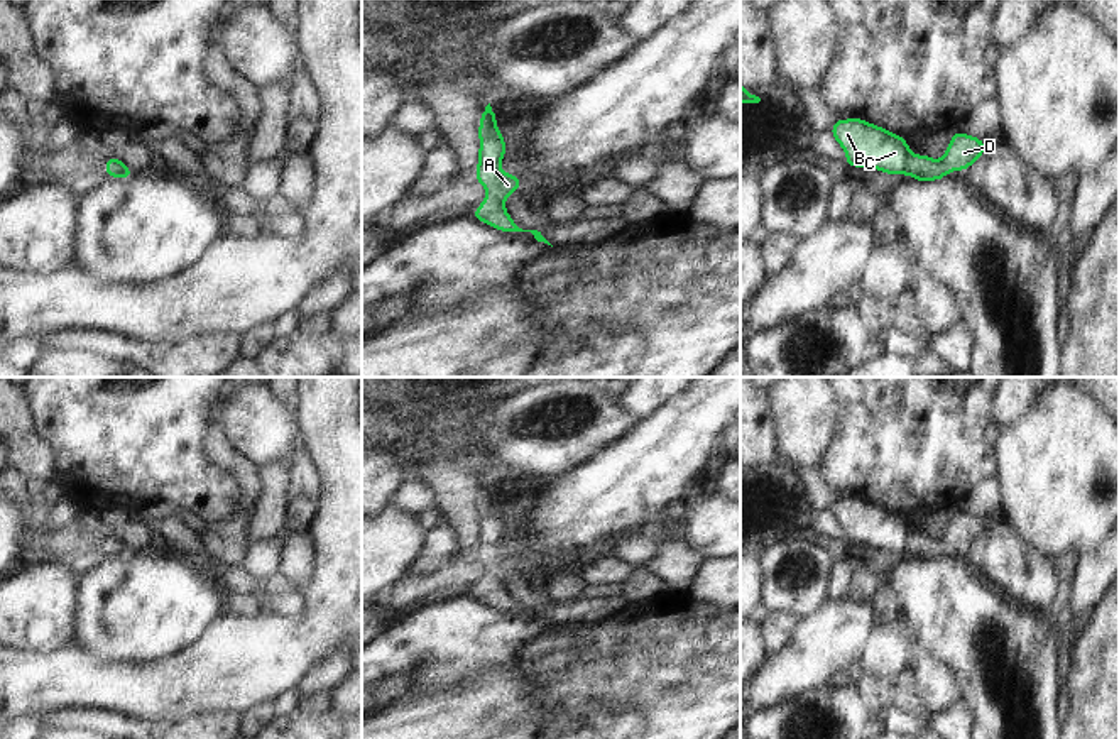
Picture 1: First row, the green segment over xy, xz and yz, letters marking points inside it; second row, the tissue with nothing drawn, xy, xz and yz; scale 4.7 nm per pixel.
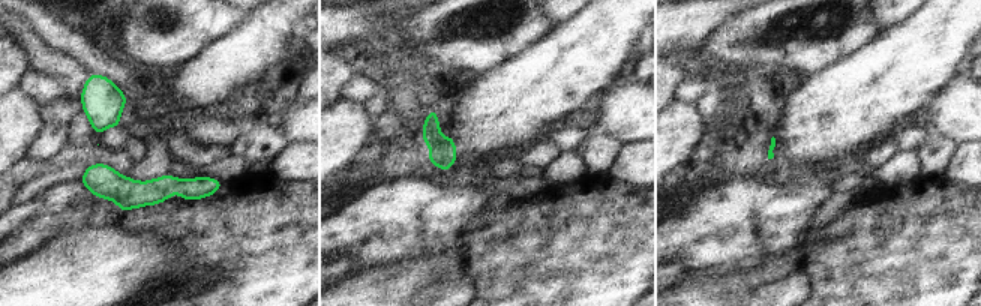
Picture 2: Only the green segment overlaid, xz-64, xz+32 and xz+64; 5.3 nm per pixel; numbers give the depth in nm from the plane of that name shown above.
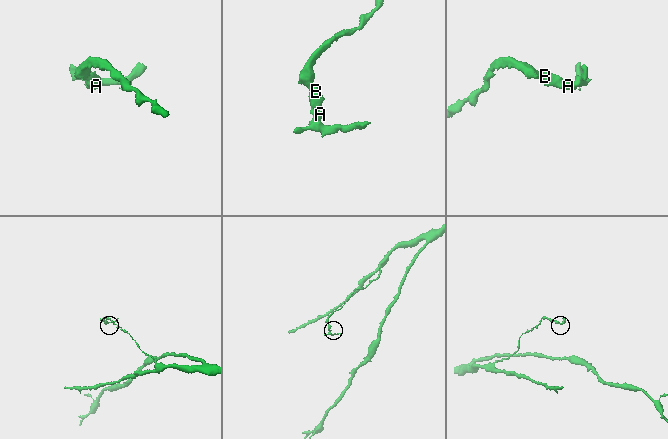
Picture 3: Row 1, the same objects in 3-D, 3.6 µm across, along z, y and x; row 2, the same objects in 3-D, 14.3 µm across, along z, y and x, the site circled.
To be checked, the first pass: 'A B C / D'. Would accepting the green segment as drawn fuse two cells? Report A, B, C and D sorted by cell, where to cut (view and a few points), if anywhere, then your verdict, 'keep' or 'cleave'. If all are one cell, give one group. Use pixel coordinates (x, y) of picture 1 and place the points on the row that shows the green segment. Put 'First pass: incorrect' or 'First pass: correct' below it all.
A B C D; no cut; keep
First pass: incorrect

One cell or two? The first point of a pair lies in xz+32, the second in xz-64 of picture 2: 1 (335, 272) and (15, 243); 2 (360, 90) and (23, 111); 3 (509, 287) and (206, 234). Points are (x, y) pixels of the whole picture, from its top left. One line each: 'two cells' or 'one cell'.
1: one cell
2: two cells
3: one cell

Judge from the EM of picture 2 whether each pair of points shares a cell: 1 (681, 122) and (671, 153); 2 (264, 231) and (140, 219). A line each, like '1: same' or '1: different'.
1: same
2: same

